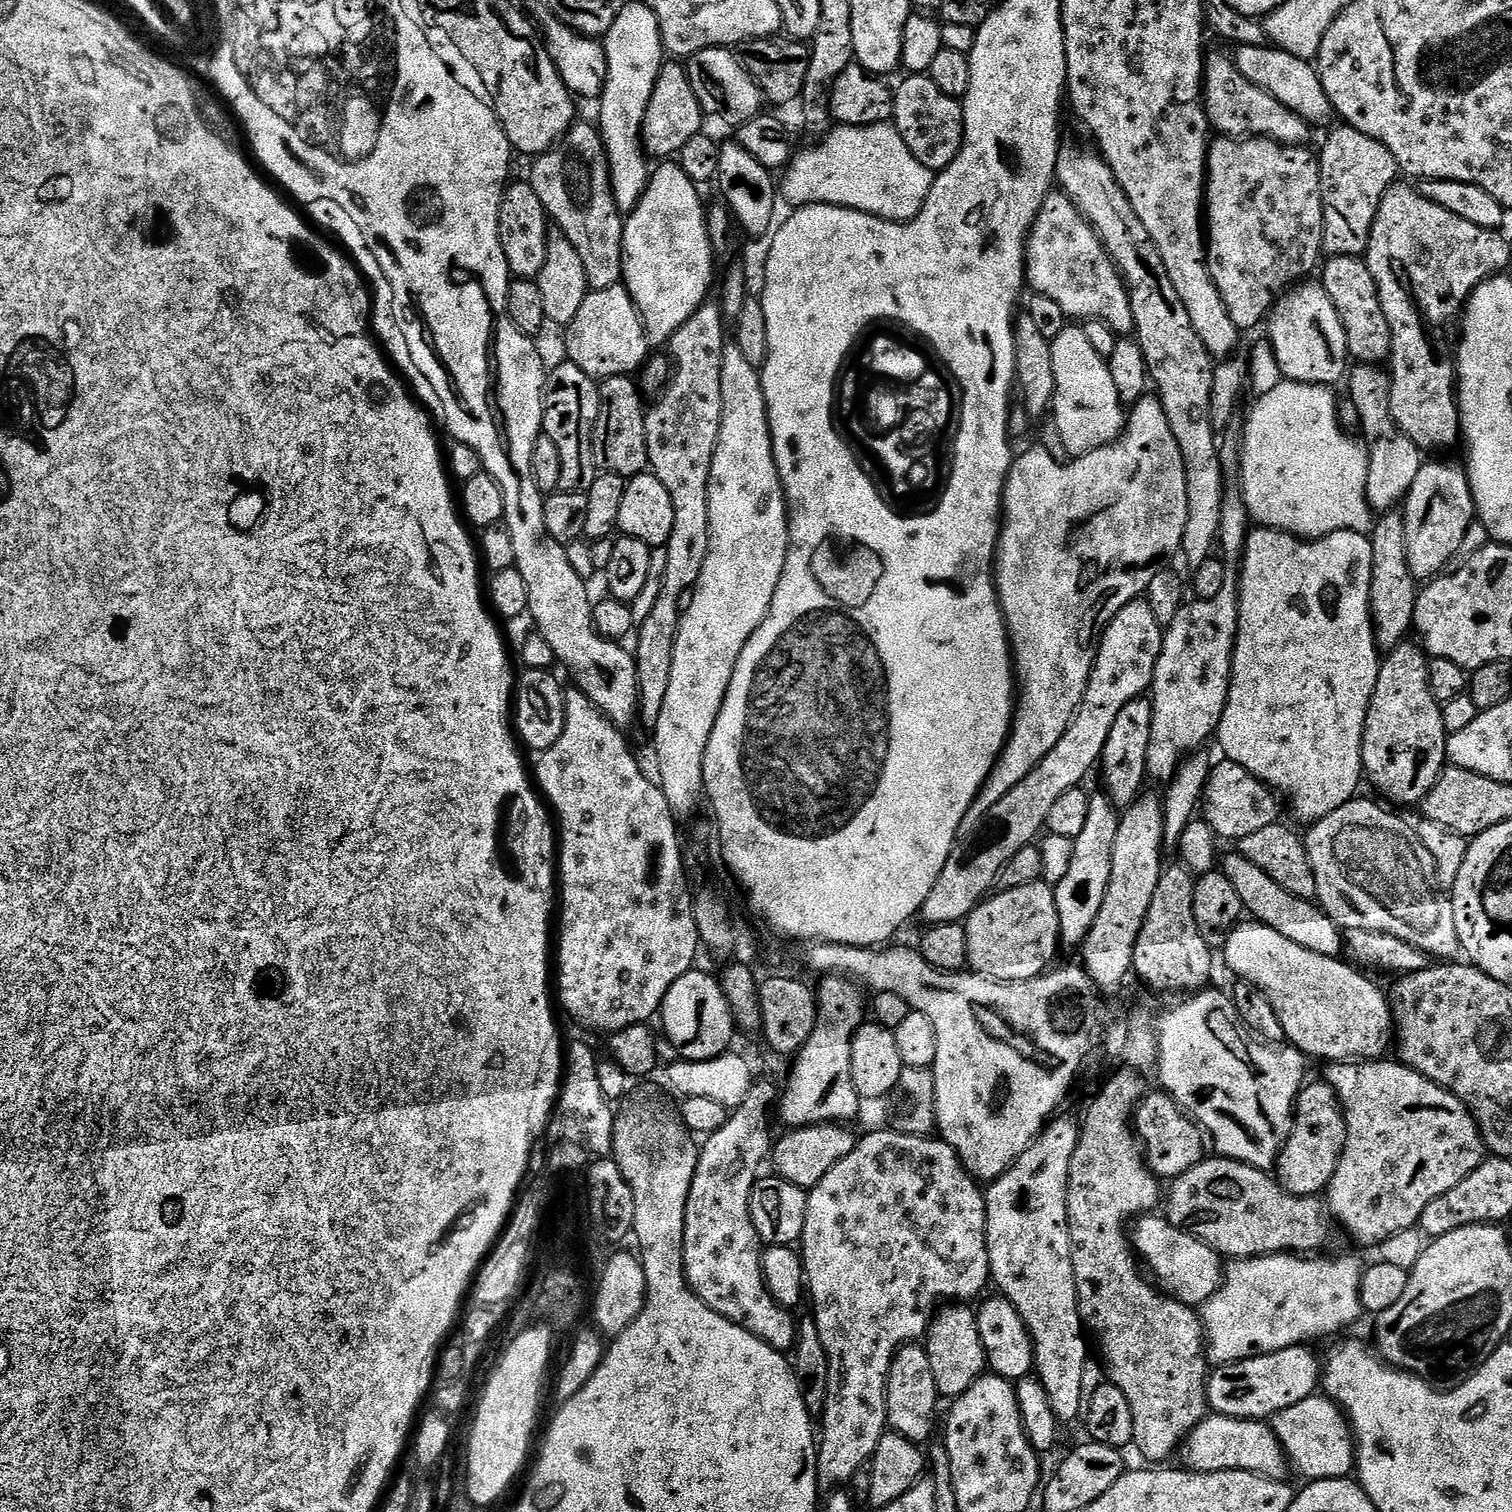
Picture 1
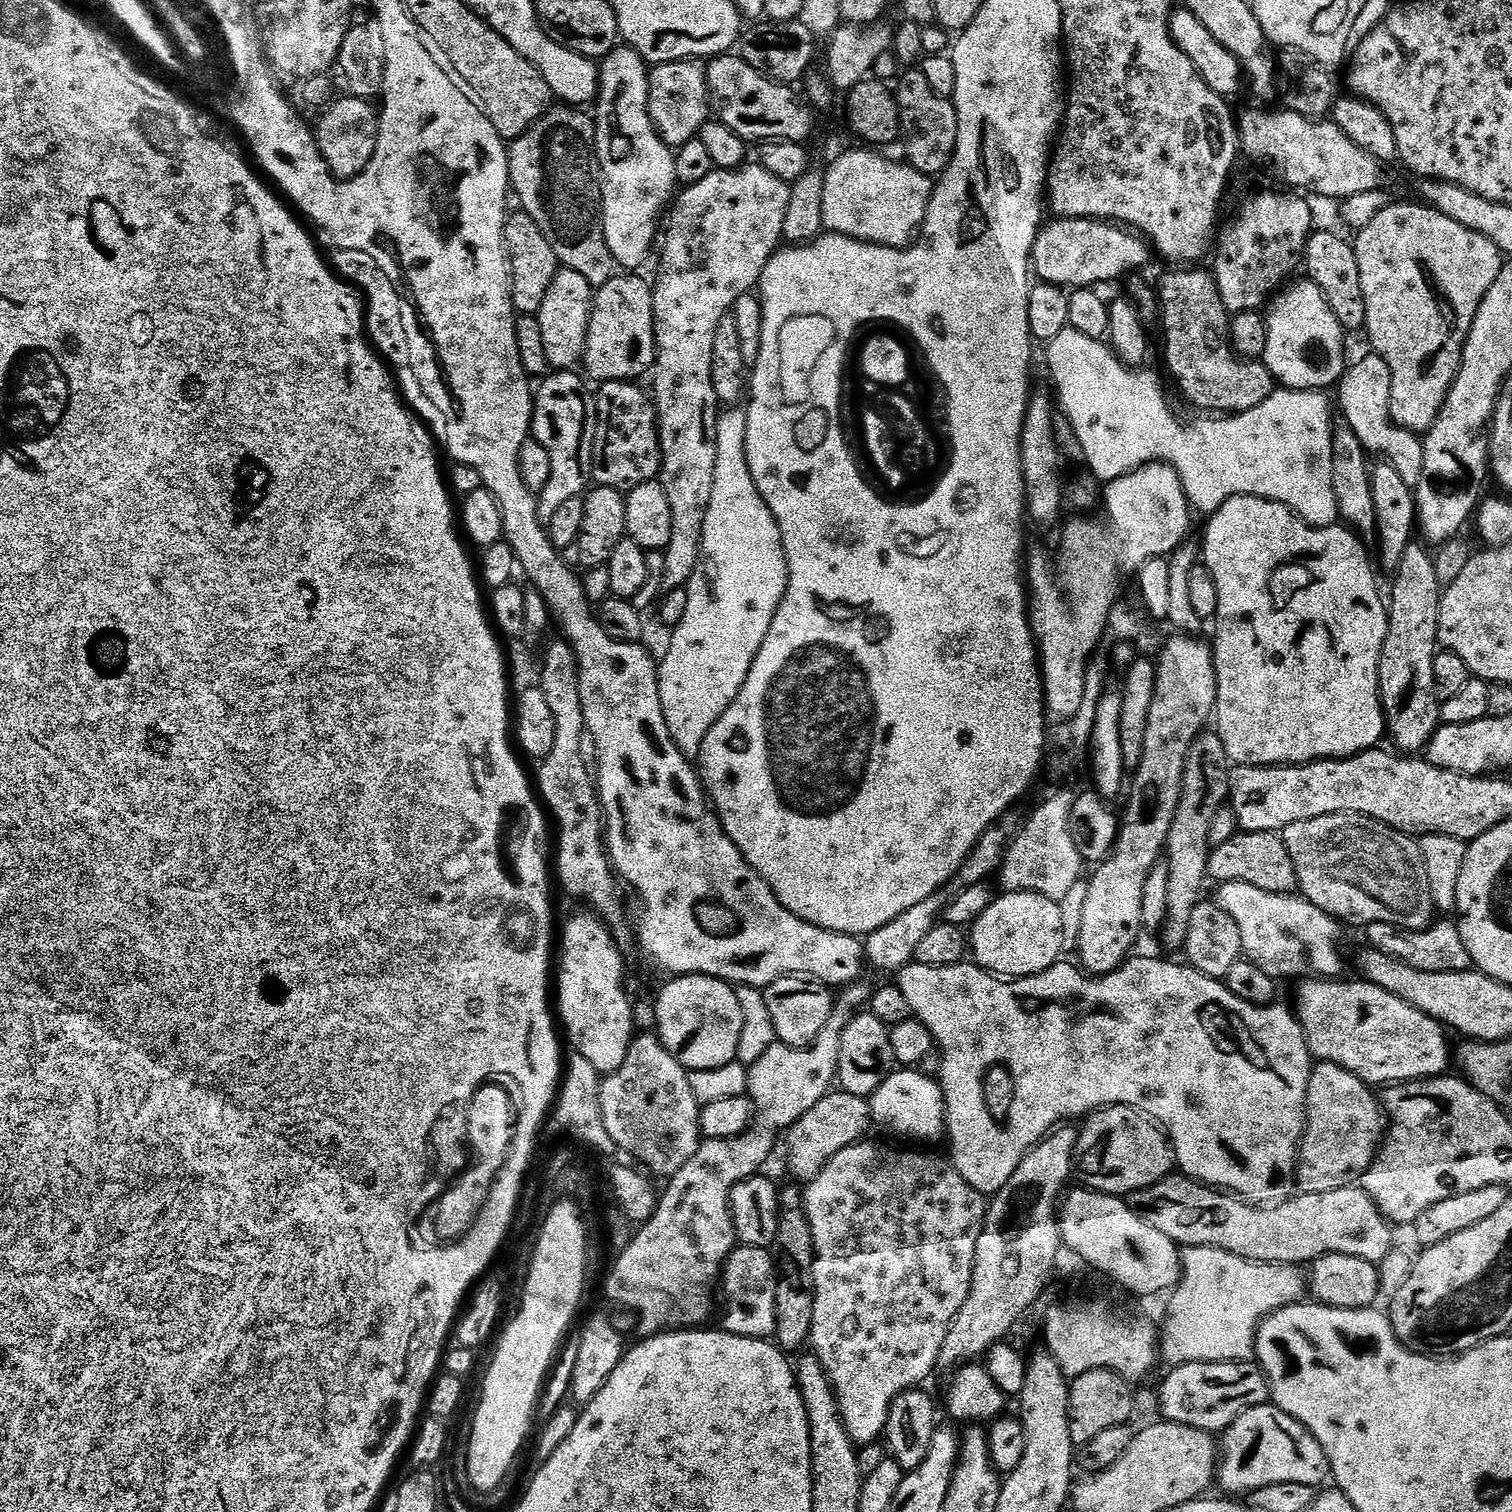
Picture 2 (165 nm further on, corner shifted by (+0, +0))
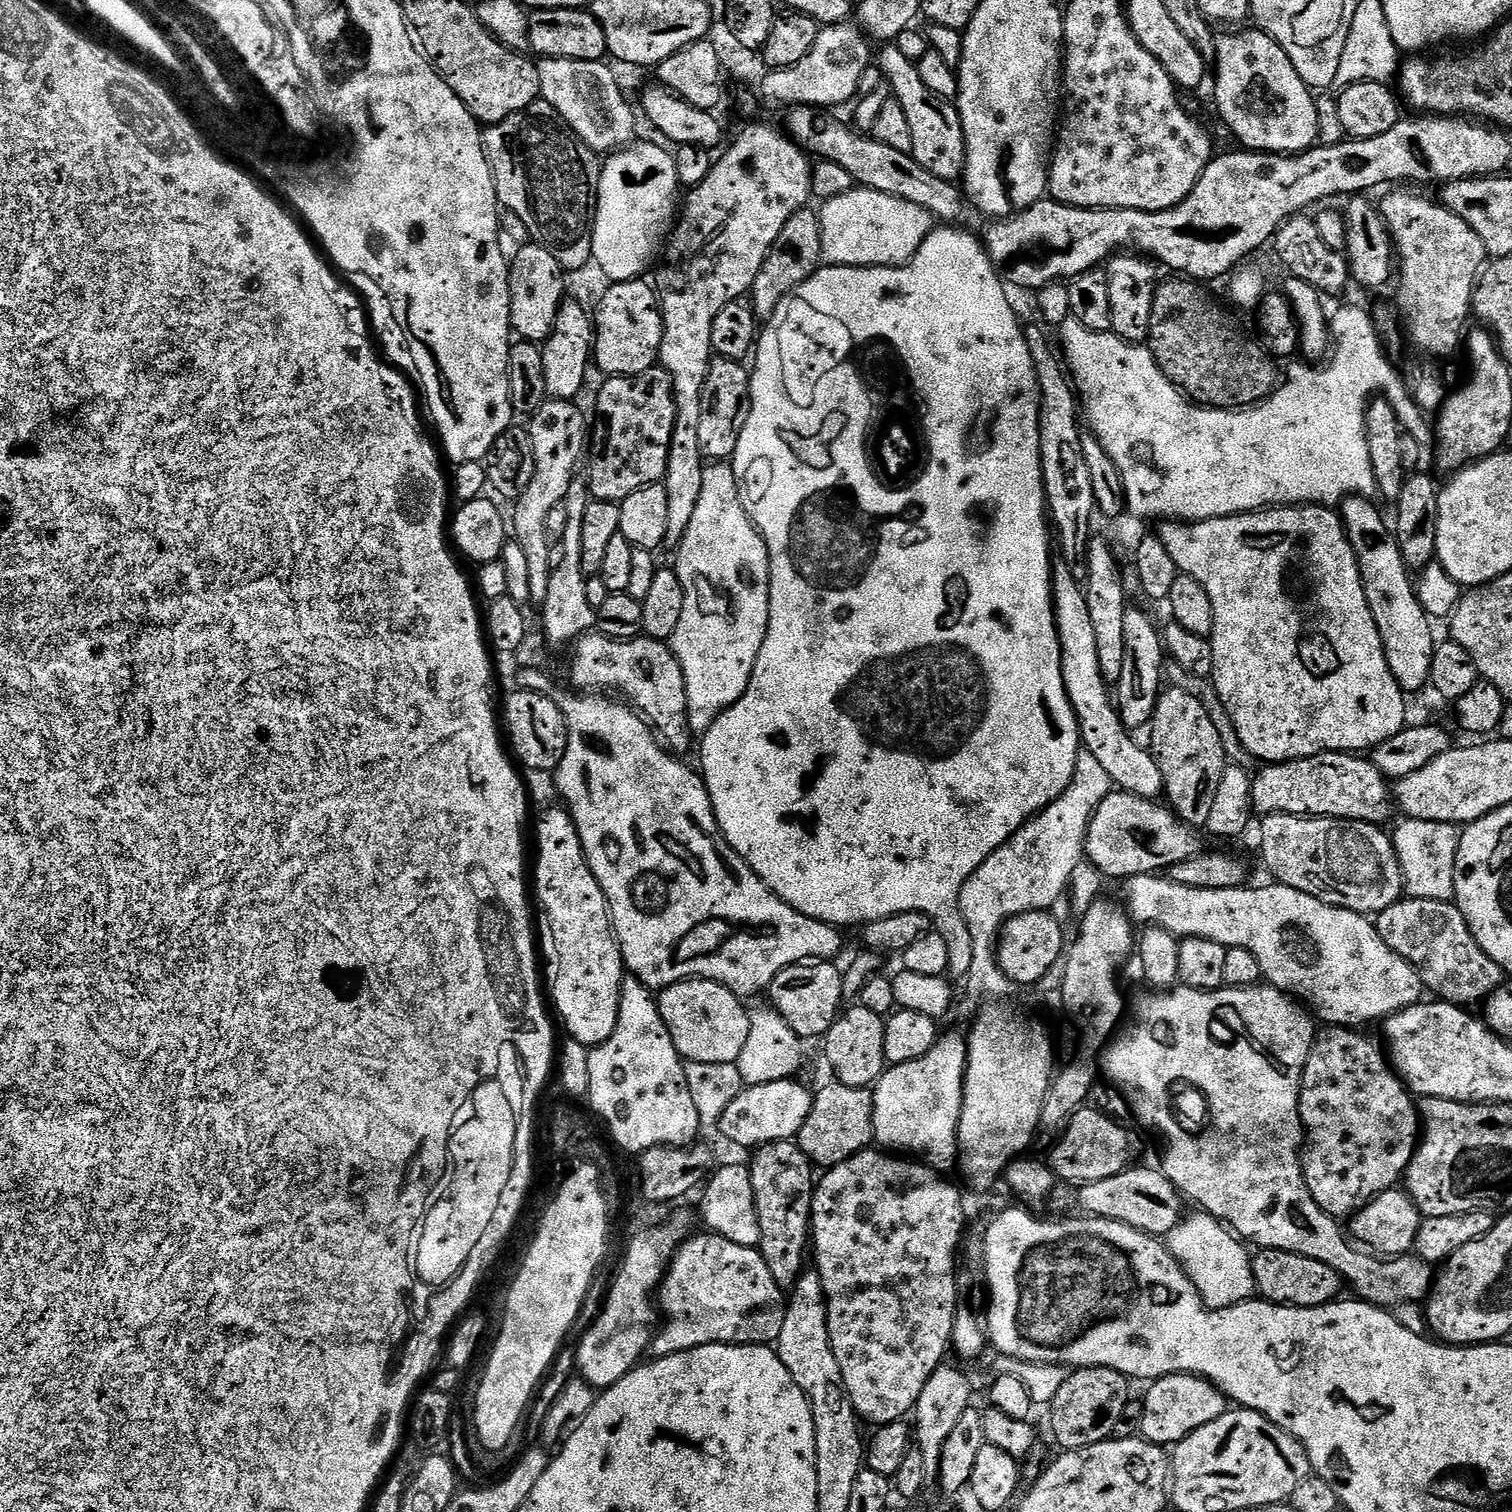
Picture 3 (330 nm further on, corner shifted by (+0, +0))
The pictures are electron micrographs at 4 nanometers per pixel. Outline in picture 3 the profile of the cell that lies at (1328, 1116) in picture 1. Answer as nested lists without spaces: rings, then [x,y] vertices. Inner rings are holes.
[[[1348,1026],[1325,1027],[1312,1044],[1300,1083],[1304,1181],[1320,1209],[1327,1216],[1337,1218],[1351,1218],[1378,1194],[1397,1187],[1404,1179],[1422,1135],[1417,1101],[1396,1075],[1385,1049],[1360,1032],[1363,1031]]]

